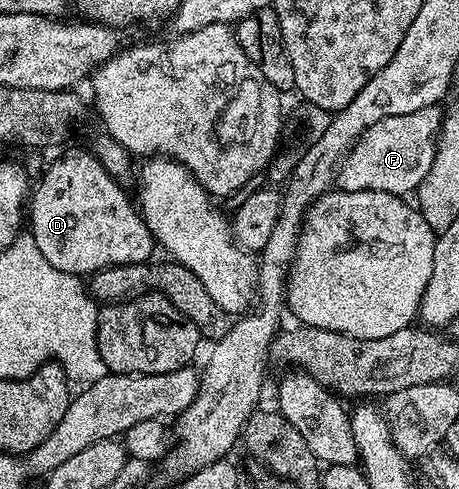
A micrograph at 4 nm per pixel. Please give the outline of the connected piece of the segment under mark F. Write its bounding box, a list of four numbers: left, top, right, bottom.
[339,106,442,198]

